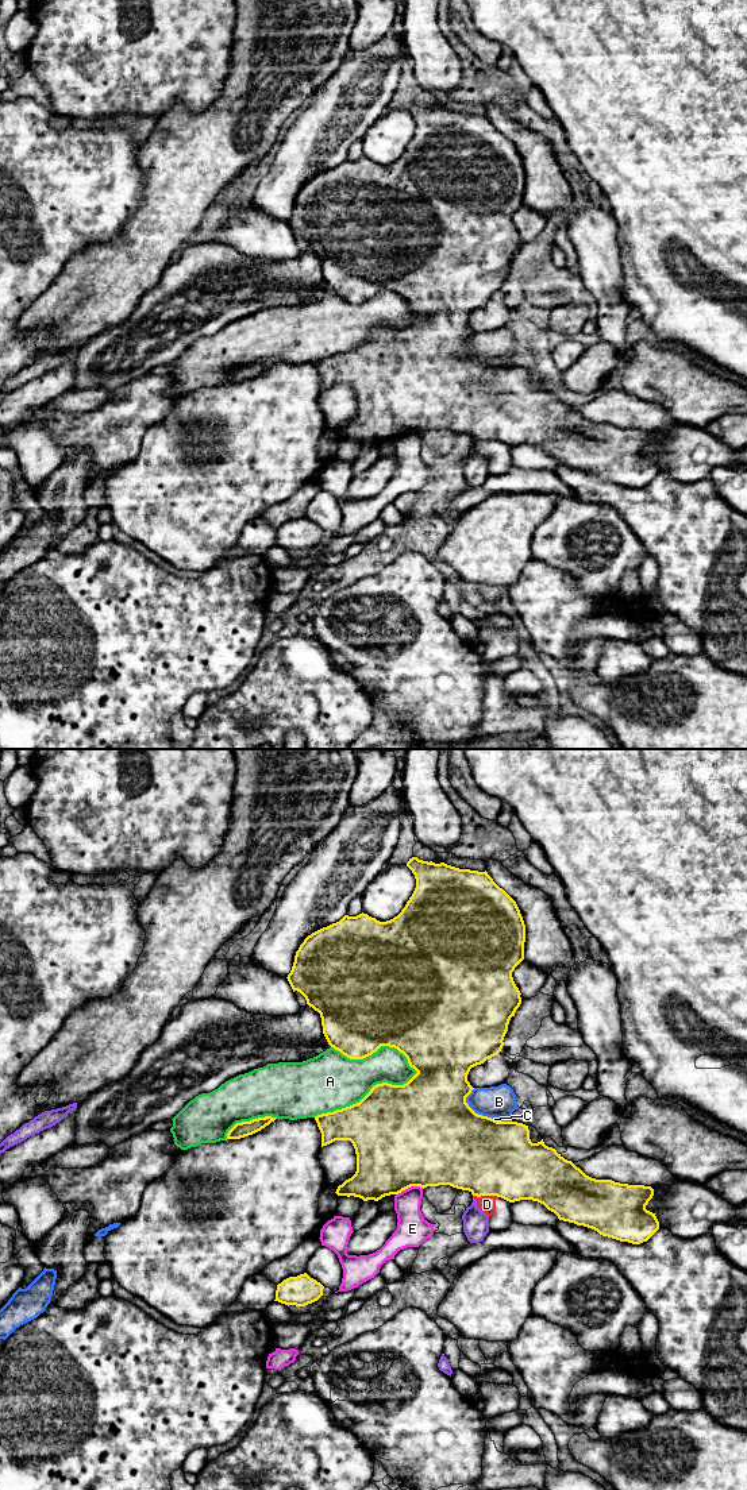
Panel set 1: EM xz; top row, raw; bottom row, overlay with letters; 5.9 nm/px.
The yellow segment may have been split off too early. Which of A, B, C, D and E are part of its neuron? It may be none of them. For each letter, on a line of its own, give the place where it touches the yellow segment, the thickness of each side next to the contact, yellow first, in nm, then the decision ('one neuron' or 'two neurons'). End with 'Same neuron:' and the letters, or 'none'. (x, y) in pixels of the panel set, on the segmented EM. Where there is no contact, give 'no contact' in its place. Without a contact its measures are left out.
A: contact xz (366, 1095); calibres 500 and 340 nm; two neurons
B: contact xz (470, 1108); calibres 500 and 190 nm; two neurons
C: contact xz (499, 1122); calibres 460 and 20 nm; two neurons
D: contact xz (485, 1195); calibres 460 and 100 nm; two neurons
E: contact xz (409, 1187); calibres 500 and 190 nm; two neurons
Same neuron: none

